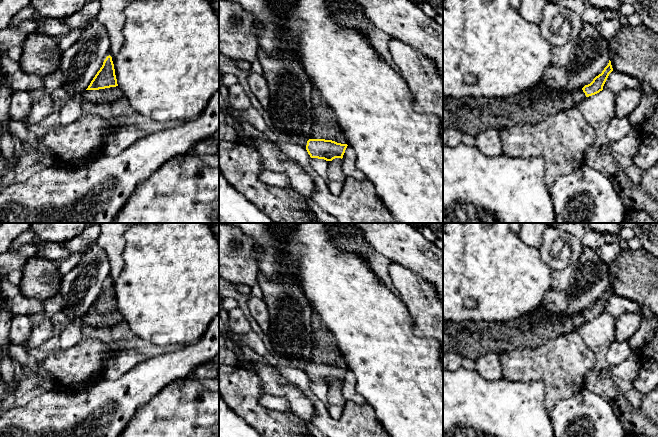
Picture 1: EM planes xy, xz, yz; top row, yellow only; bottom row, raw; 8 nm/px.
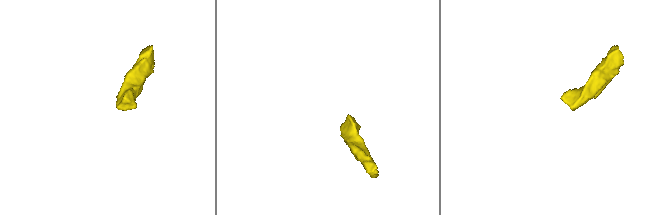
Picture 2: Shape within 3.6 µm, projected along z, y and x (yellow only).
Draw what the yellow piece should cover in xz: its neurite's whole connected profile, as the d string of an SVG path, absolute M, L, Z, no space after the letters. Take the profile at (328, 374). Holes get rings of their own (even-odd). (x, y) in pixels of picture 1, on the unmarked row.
M313 312L311 317L312 342L313 350L310 358L310 363L307 365L306 374L311 382L324 383L332 385L335 382L343 382L347 372L347 364L336 343L332 333L324 327L320 317Z

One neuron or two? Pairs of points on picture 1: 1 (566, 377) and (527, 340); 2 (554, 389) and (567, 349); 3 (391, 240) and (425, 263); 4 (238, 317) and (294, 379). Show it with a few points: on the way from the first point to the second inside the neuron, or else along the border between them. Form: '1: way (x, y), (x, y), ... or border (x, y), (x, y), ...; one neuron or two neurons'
1: border (556, 336), (537, 346), (516, 348), (512, 351); two neurons
2: way (563, 379), (563, 362), (566, 359); one neuron
3: way (399, 241), (417, 255); one neuron
4: border (250, 330), (244, 333), (232, 333); two neurons

